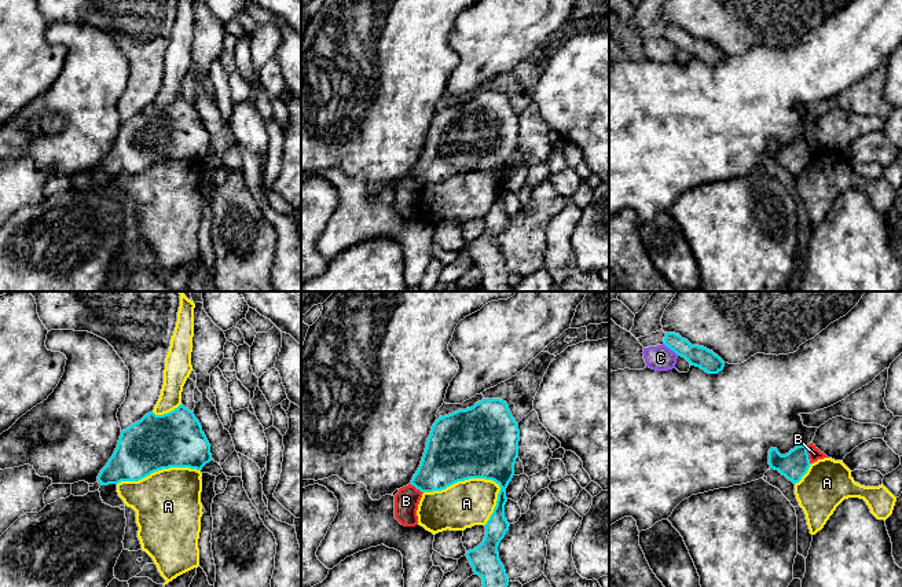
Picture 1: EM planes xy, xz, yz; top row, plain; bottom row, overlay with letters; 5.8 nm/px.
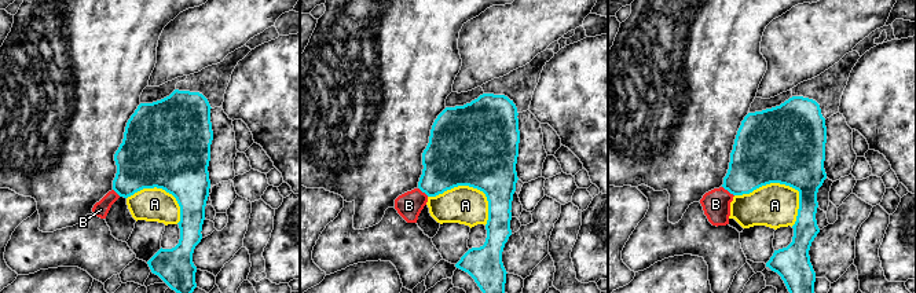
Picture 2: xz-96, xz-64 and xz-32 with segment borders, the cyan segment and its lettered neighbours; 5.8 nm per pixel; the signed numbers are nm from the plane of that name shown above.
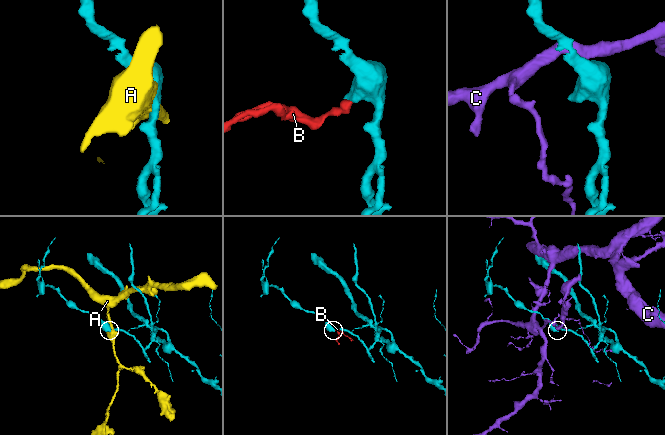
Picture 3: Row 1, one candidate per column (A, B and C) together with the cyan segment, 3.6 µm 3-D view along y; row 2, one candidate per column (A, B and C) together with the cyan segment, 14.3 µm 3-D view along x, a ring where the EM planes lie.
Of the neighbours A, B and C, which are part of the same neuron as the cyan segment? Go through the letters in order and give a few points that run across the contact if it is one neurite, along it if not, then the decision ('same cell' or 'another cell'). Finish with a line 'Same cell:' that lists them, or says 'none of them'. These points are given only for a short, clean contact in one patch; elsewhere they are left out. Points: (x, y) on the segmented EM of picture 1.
A: another cell
B: yz (806, 446), (810, 463) | another cell
C: another cell
Same cell: none of them

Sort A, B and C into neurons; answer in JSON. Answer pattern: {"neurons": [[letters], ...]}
{"neurons": [["A"], ["B"], ["C"]]}

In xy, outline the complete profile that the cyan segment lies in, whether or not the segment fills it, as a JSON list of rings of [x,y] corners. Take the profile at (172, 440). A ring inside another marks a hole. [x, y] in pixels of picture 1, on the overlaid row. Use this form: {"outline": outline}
{"outline": [[[180,404],[164,415],[151,411],[122,430],[98,481],[102,485],[139,481],[169,467],[202,470],[210,461],[210,444],[199,421]]]}

